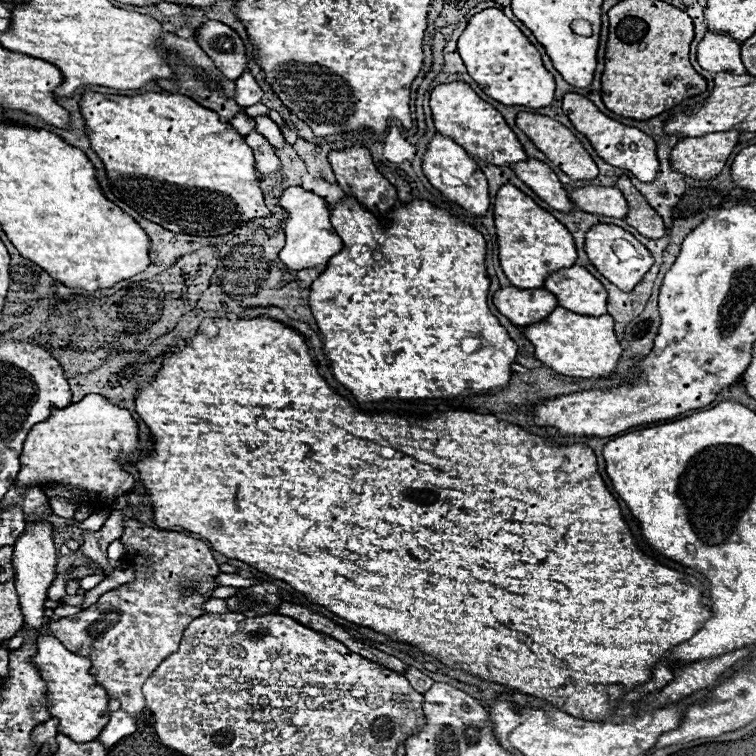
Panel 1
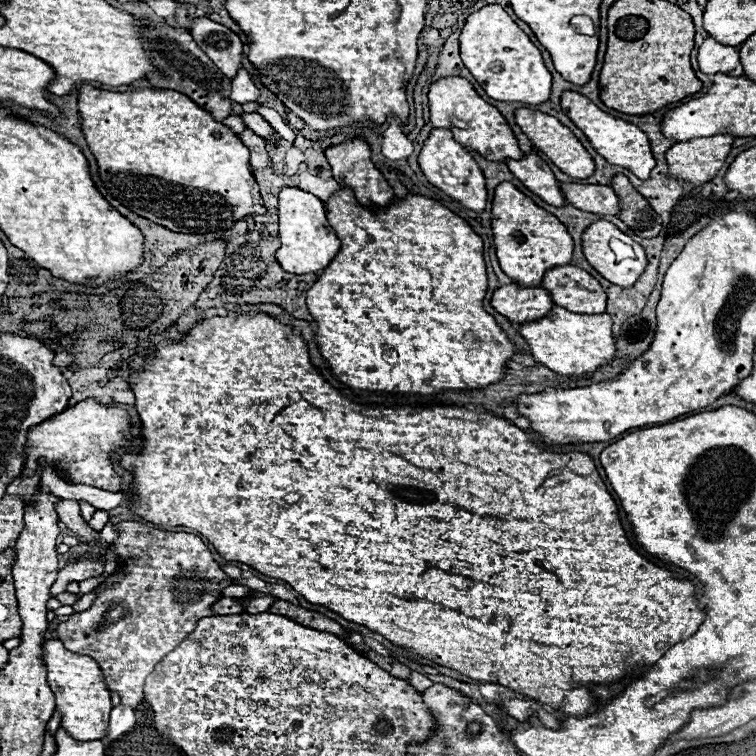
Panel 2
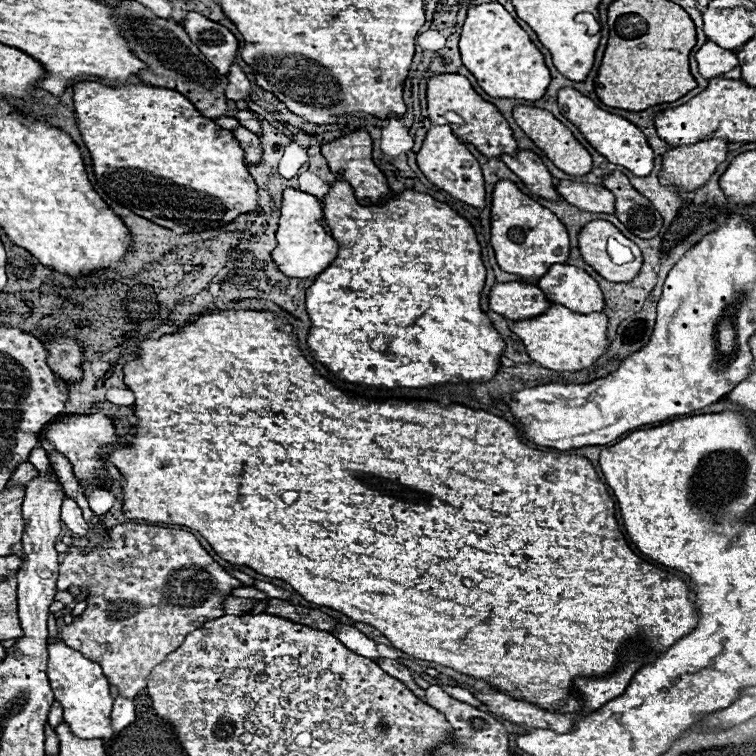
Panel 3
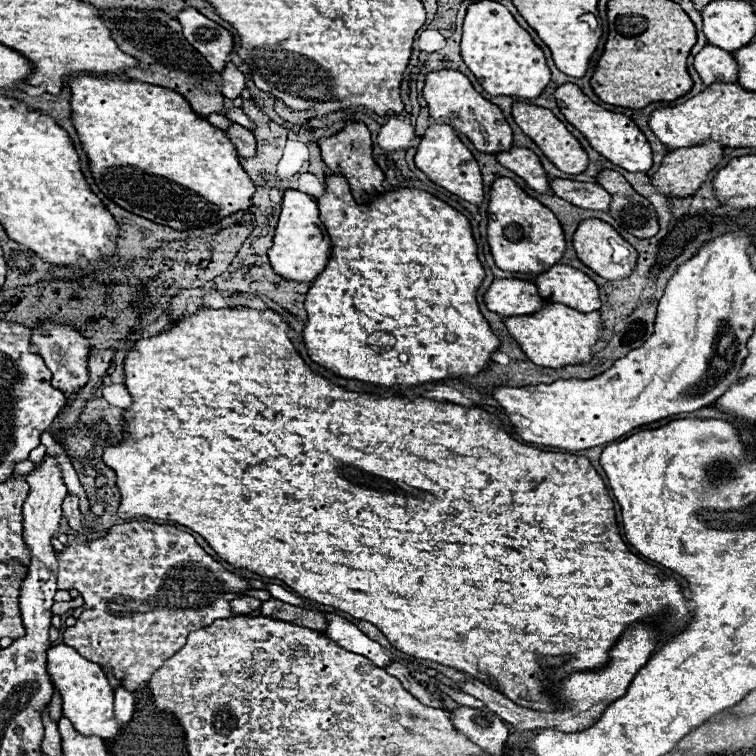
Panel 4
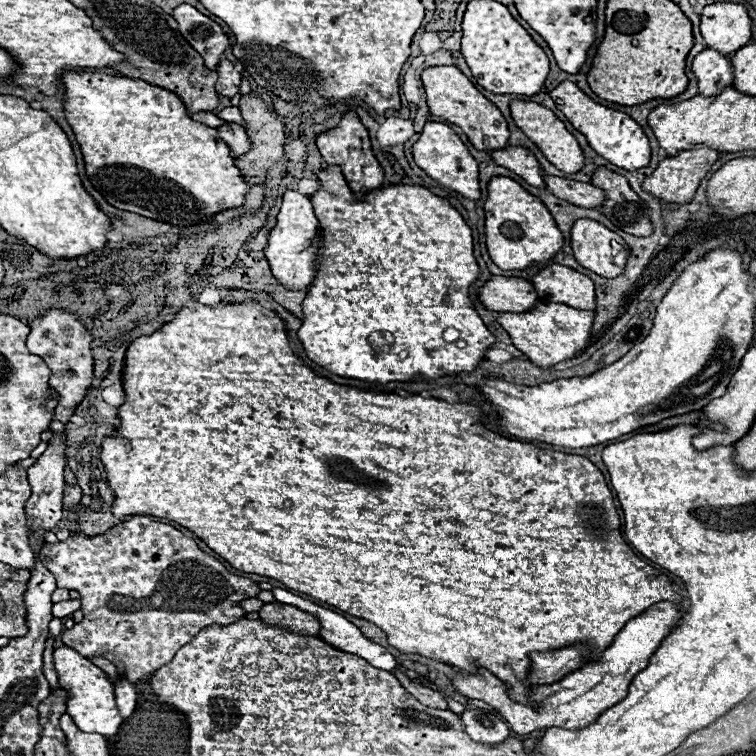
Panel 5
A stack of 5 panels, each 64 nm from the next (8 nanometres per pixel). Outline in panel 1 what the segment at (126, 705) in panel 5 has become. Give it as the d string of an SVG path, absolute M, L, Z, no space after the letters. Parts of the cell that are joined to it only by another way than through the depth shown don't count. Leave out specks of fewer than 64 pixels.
M116 710L110 714L110 722L106 724L106 728L100 732L98 742L102 742L106 748L110 748L114 742L122 740L124 736L132 734L136 730L136 720L124 712L124 710Z

